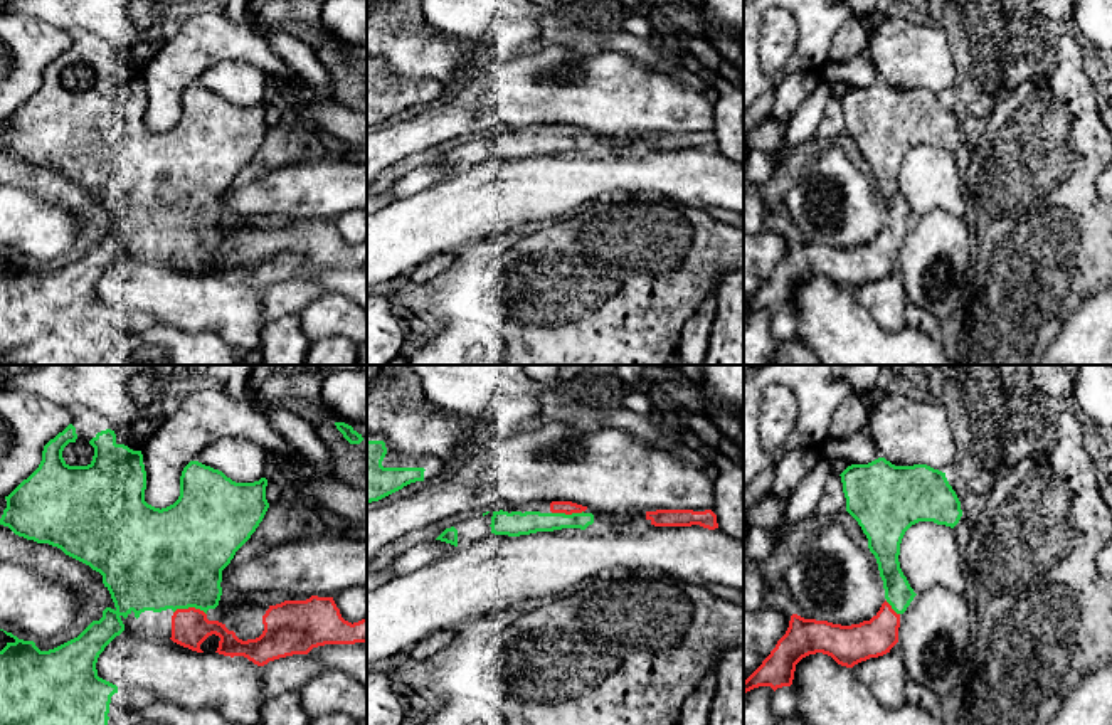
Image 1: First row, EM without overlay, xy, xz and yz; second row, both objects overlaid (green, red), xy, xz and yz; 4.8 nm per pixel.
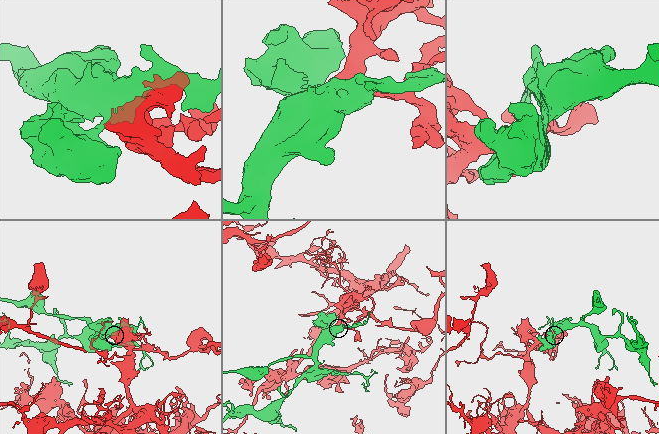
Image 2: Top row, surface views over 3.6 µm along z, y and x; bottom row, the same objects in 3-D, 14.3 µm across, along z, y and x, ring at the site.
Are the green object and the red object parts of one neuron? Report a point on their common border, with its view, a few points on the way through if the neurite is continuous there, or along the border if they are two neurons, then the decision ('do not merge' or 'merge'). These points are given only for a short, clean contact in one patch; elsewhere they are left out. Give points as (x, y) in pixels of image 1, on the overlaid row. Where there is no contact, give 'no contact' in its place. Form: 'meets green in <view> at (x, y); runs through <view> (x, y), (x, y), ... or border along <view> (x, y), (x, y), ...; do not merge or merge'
meets green in xy at (190, 606); runs through xy (174, 557), (190, 586), (190, 606), (190, 628); merge

